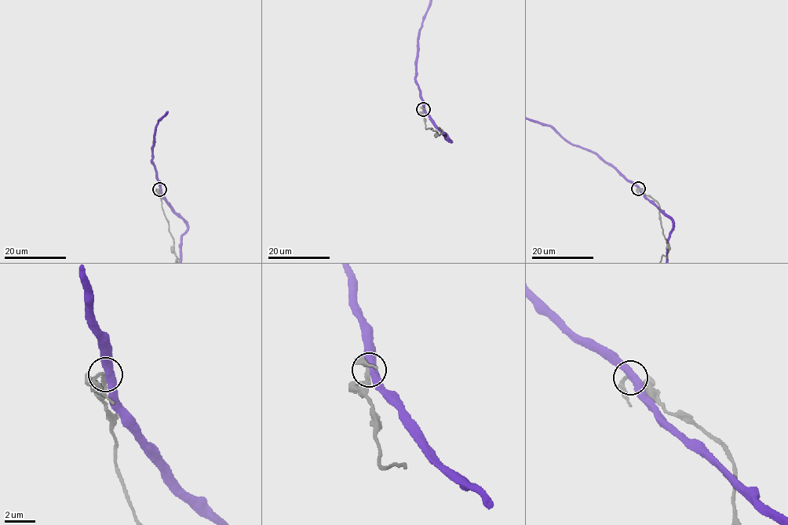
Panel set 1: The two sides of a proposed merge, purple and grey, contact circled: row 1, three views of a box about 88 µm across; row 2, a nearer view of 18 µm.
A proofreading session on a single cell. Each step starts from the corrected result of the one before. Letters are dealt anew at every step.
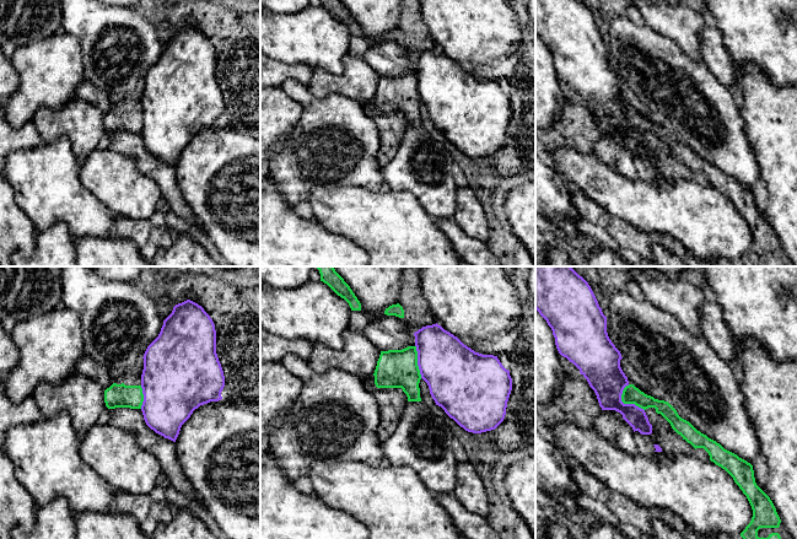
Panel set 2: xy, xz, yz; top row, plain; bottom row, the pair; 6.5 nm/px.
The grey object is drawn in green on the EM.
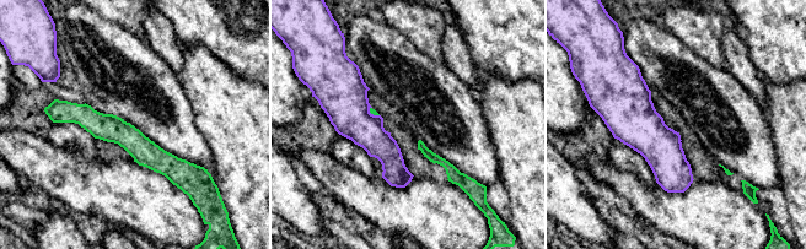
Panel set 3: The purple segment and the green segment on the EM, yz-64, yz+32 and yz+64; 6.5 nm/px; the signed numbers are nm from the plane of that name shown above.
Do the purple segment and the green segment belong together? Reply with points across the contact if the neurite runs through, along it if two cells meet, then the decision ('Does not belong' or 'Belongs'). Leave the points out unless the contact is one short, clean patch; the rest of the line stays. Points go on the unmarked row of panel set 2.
Boundary: yz (626, 109), (622, 125), (624, 128), (634, 128), (644, 135). Does not belong

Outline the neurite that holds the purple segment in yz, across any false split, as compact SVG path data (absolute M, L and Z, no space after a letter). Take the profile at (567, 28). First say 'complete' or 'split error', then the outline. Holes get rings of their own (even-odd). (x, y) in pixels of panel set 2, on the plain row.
complete; M535 0L535 34L553 55L559 79L572 87L594 115L602 135L615 135L632 152L634 157L651 160L652 150L643 134L624 129L621 119L629 111L620 92L621 79L607 58L607 42L588 10L580 0Z

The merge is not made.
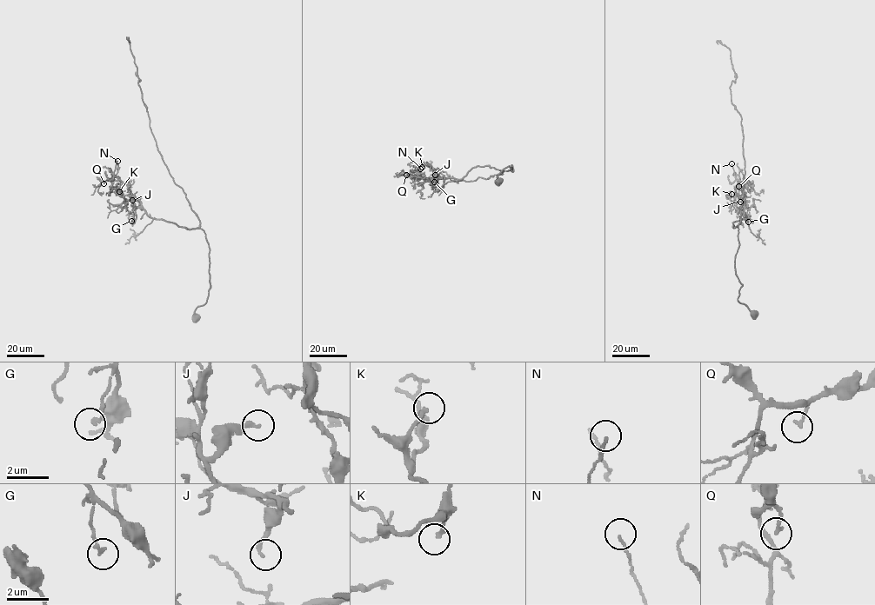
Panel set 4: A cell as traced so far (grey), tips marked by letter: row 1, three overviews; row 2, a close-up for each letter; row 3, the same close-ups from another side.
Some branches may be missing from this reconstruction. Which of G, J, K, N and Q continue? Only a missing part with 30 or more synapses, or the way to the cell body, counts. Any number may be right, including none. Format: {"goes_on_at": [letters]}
{"goes_on_at": []}

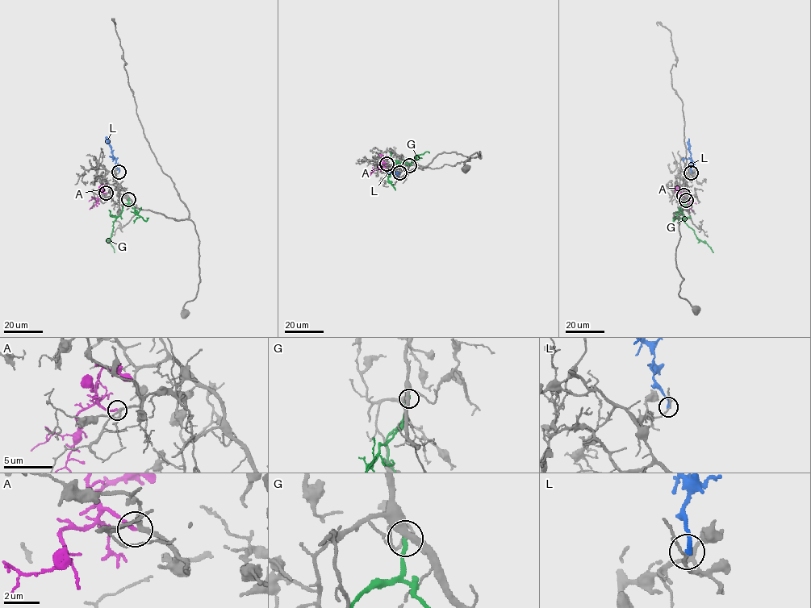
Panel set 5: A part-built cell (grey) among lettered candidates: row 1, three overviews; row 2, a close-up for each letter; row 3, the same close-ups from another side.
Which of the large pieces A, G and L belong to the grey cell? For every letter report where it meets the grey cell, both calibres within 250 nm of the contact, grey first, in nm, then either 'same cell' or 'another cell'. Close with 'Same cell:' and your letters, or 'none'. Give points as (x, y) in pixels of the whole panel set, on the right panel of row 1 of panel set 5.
A: meets grey at (683, 195); 200 nm thick on the grey side, 220 nm on the other; same cell
G: meets grey at (686, 200); 400 nm thick on the grey side, 240 nm on the other; another cell
L: meets grey at (691, 172); 130 nm thick on the grey side, 240 nm on the other; another cell
Same cell: A

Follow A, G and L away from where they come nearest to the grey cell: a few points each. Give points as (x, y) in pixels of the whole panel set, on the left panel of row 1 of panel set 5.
A: (106, 193), (98, 193), (96, 203), (89, 209)
G: (128, 199), (113, 222), (110, 236), (107, 239), (114, 252)
L: (119, 172), (106, 138), (108, 137)

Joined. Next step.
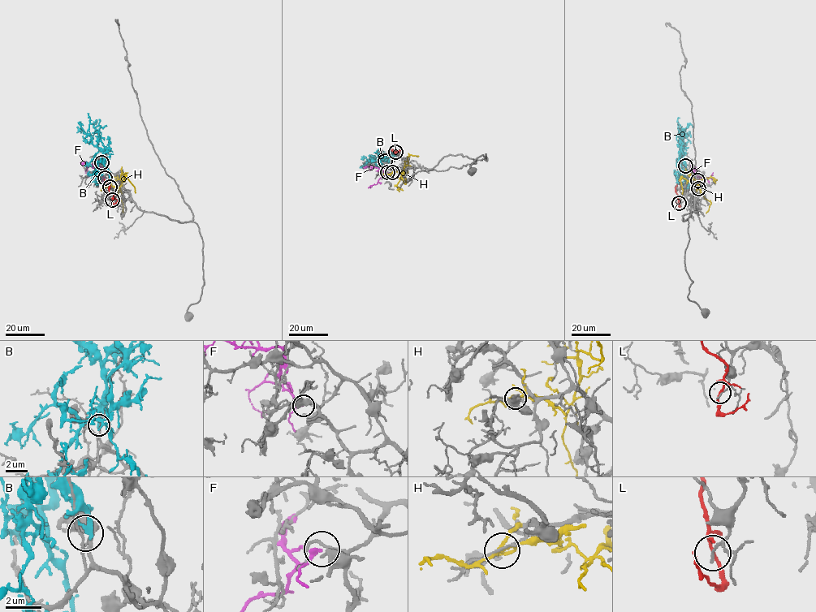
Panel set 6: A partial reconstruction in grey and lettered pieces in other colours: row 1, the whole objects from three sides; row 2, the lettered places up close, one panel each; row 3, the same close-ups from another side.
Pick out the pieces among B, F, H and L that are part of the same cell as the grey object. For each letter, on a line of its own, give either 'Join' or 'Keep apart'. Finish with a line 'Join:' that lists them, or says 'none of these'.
B: Keep apart
F: Keep apart
H: Keep apart
L: Keep apart
Join: none of these

